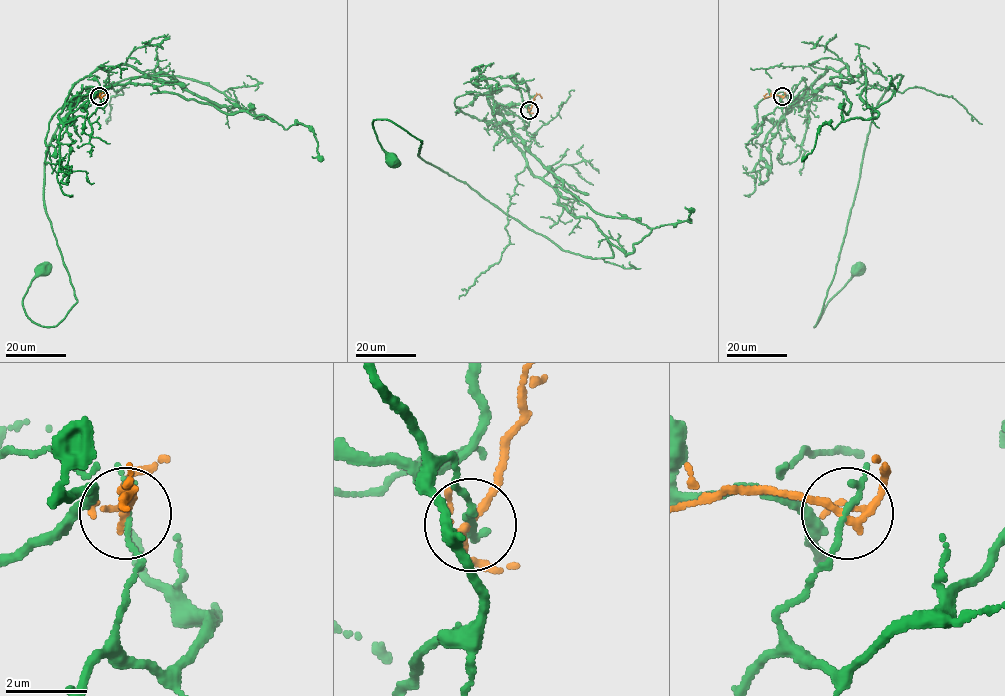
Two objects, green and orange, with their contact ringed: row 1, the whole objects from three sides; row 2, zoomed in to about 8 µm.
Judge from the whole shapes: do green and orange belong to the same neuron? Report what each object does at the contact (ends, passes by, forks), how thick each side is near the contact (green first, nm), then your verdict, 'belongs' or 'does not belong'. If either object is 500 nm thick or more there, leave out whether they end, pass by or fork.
green passes by; orange forks there; 130 nm thick on the green side, 140 nm on the other; does not belong

